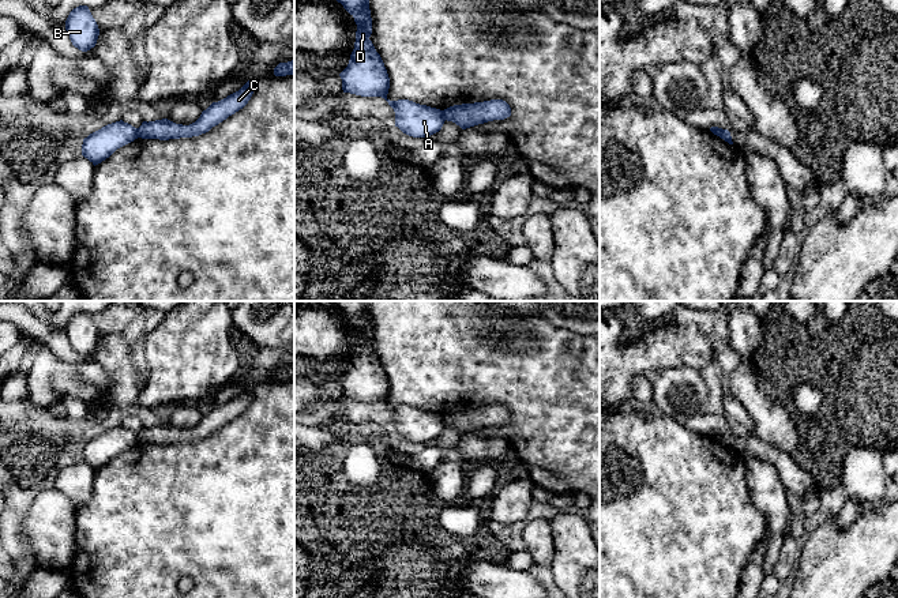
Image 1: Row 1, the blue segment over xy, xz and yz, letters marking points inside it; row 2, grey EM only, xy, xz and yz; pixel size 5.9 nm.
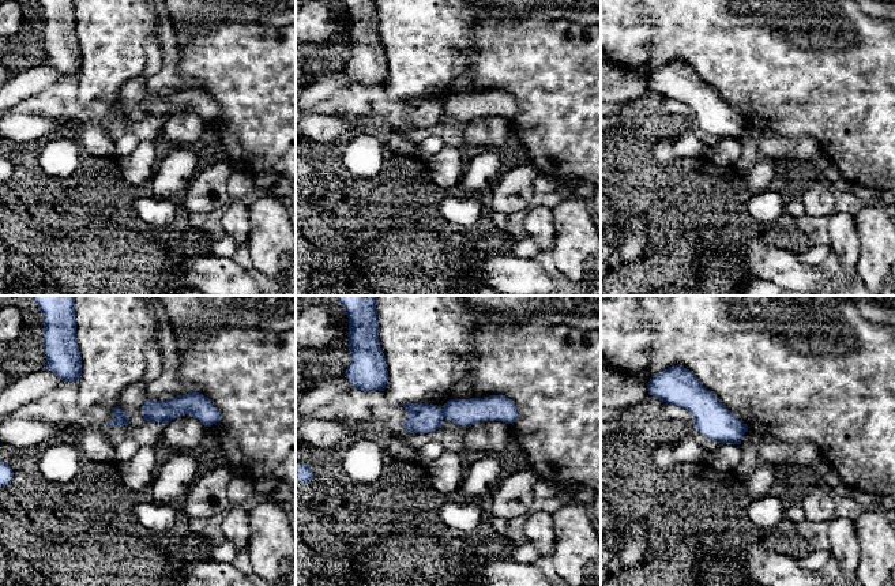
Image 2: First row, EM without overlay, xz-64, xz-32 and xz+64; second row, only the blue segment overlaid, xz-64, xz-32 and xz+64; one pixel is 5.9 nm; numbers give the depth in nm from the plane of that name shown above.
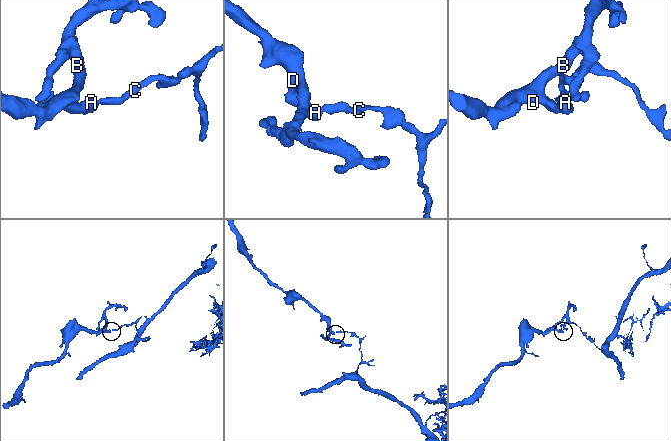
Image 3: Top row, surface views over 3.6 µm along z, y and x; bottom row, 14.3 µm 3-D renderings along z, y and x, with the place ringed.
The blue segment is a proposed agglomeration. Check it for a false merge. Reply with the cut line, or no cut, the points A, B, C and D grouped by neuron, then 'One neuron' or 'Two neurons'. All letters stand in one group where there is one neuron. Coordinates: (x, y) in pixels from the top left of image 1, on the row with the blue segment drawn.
Split along xz (442, 111), (444, 120). Groups: A B D / C. Two neurons

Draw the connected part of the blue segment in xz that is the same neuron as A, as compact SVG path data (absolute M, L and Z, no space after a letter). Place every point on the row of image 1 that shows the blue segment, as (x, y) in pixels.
M337 0L354 18L357 25L354 49L347 67L339 74L343 93L361 97L382 97L395 112L395 127L413 138L428 138L444 124L443 110L409 99L387 98L390 78L372 41L369 0Z

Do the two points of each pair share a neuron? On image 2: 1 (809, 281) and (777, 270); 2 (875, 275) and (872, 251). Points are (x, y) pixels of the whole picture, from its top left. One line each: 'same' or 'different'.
1: same
2: same

